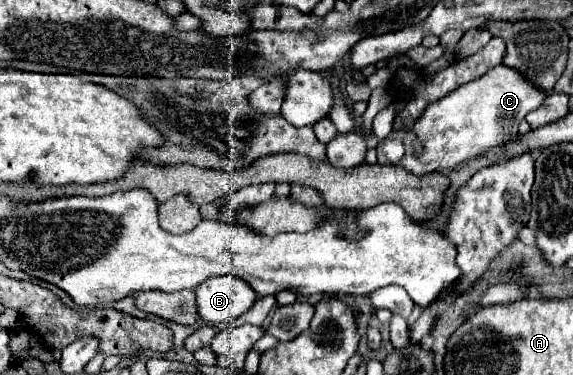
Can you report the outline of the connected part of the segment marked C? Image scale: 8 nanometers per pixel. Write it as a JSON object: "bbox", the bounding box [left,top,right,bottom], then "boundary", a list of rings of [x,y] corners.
{"bbox":[398,65,546,175],"boundary":[[[506,65],[494,67],[476,81],[470,81],[448,95],[430,103],[416,119],[412,129],[400,131],[406,145],[406,155],[398,161],[400,167],[414,175],[456,169],[458,165],[486,155],[490,149],[510,143],[518,137],[520,121],[542,105],[546,93],[536,89],[522,73]]]}

